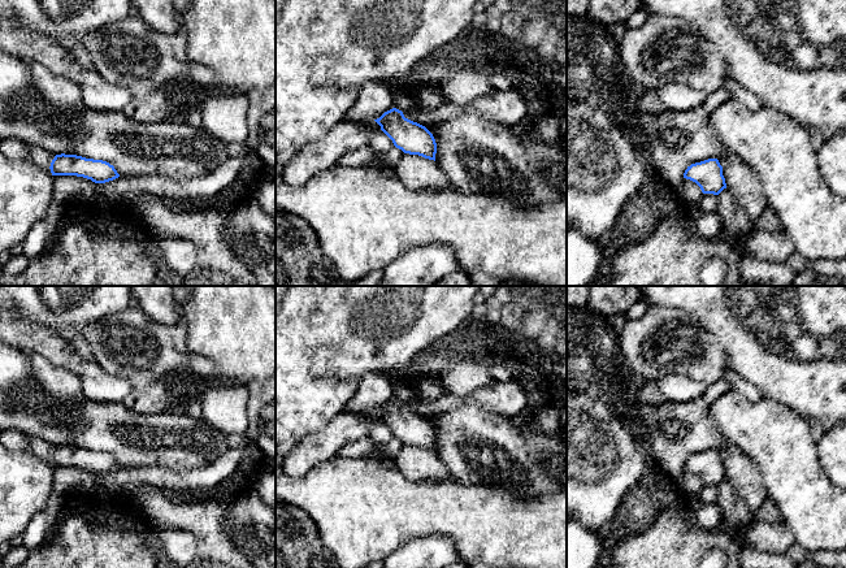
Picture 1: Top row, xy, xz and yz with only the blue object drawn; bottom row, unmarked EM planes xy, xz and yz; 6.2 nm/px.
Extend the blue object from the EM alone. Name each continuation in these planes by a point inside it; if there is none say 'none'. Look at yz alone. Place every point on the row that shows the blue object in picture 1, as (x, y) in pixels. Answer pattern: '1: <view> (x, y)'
none

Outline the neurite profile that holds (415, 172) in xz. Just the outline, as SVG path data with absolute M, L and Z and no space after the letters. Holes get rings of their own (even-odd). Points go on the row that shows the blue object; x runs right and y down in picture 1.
M404 153L394 166L400 182L412 190L454 190L452 182L434 160Z

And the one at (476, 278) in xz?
M485 273L469 274L472 286L499 286L503 281L495 279Z

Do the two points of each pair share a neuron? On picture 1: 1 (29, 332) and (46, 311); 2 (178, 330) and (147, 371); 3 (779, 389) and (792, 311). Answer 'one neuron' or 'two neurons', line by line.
1: two neurons
2: one neuron
3: one neuron

